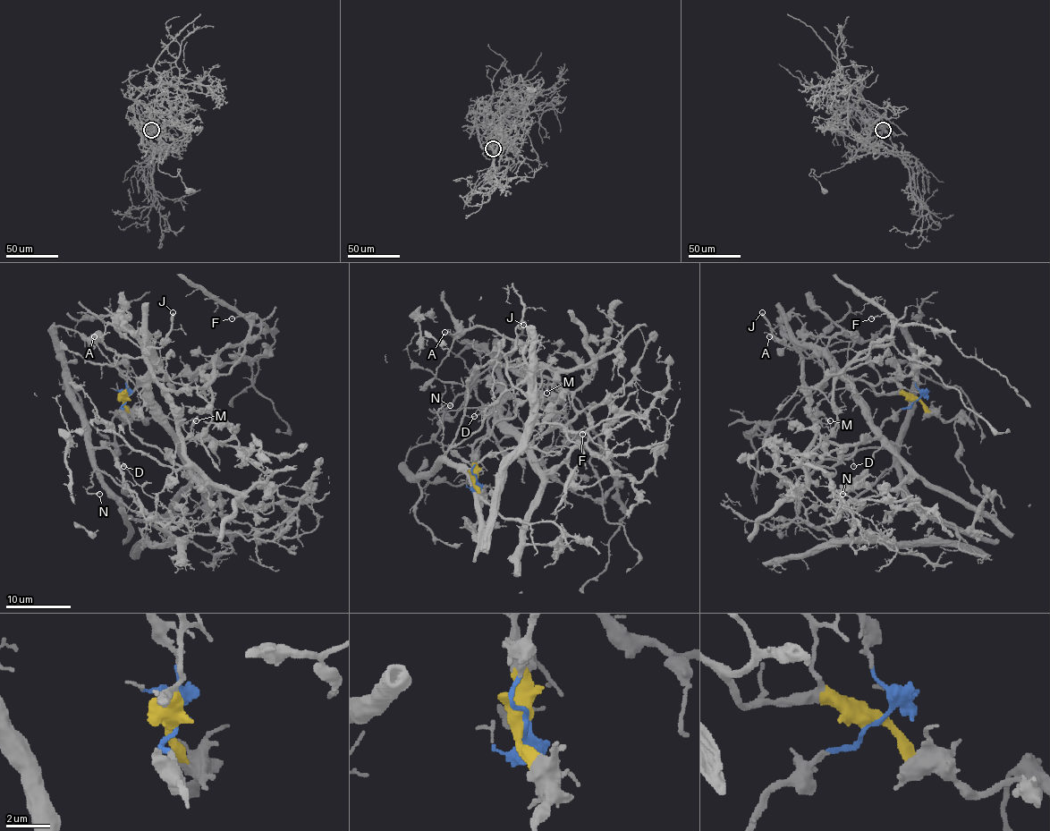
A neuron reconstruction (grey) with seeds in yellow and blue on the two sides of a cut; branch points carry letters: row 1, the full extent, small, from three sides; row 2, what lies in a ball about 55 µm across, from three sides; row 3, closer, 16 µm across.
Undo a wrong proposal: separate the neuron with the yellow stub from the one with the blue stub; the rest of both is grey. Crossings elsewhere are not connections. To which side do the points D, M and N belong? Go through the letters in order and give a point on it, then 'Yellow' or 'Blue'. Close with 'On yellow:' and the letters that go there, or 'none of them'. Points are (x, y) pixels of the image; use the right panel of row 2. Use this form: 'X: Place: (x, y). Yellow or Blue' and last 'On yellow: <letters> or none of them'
D: Place: (853, 466). Yellow
M: Place: (830, 420). Blue
N: Place: (842, 494). Yellow
On yellow: D, N

